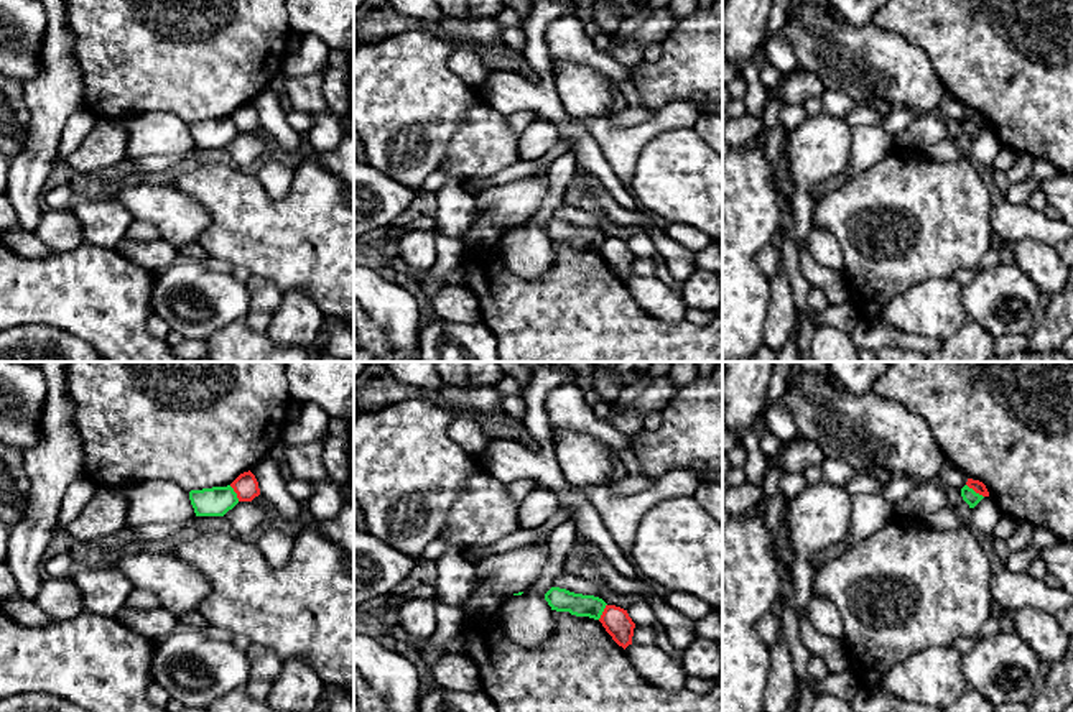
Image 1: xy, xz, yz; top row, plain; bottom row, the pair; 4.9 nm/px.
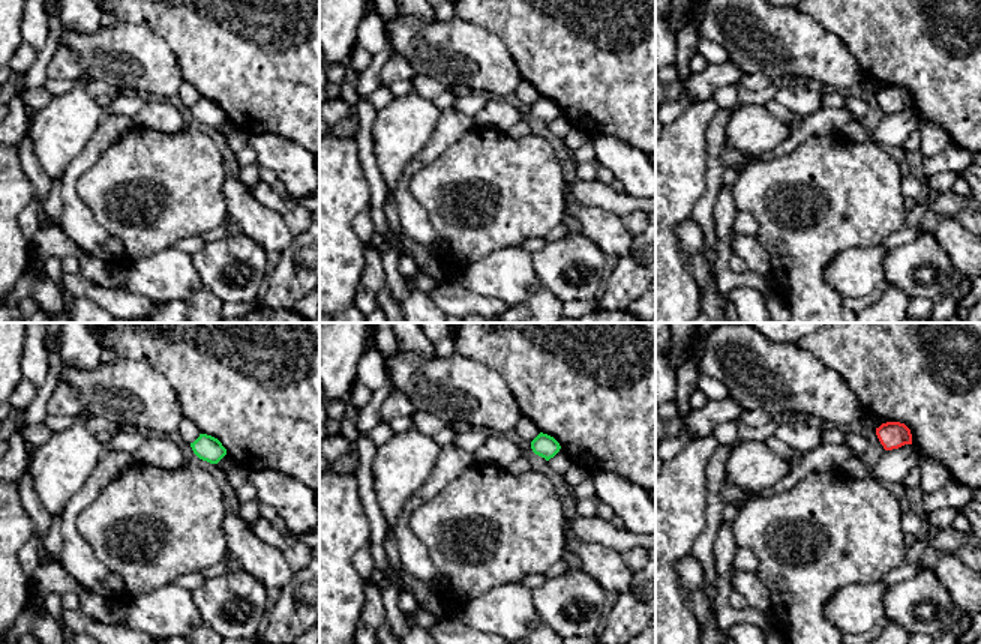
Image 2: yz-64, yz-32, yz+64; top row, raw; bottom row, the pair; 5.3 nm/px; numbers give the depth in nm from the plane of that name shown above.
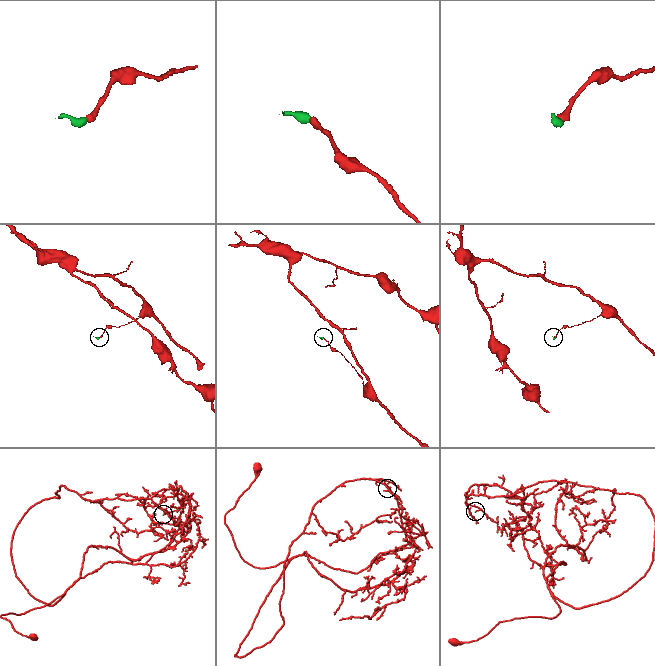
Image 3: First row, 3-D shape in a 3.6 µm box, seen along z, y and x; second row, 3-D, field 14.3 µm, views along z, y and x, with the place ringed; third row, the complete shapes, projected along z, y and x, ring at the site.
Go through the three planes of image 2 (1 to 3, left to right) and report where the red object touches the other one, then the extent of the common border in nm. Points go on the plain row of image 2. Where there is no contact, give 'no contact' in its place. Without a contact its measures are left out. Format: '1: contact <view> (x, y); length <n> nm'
1: no contact
2: no contact
3: no contact

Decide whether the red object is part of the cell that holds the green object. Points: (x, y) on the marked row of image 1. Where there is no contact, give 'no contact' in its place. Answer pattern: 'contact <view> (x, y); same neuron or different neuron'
contact yz (973, 490); different neuron

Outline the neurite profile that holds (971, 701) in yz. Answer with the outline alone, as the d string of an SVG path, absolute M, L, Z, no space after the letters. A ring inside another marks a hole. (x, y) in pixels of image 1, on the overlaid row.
M968 689L958 700L955 700L943 712L994 712L994 707L984 696L974 689Z

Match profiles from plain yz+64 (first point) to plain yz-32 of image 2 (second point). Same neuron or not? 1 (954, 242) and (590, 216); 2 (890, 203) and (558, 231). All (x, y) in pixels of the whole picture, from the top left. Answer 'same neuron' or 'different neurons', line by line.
1: same neuron
2: different neurons

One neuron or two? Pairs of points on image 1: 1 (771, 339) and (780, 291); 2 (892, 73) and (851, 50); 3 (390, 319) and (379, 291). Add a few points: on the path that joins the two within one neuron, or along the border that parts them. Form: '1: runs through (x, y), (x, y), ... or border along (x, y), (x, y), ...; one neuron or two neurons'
1: runs through (777, 328), (780, 303); one neuron
2: runs through (882, 68), (861, 60); one neuron
3: runs through (390, 313), (390, 306), (382, 298); one neuron

